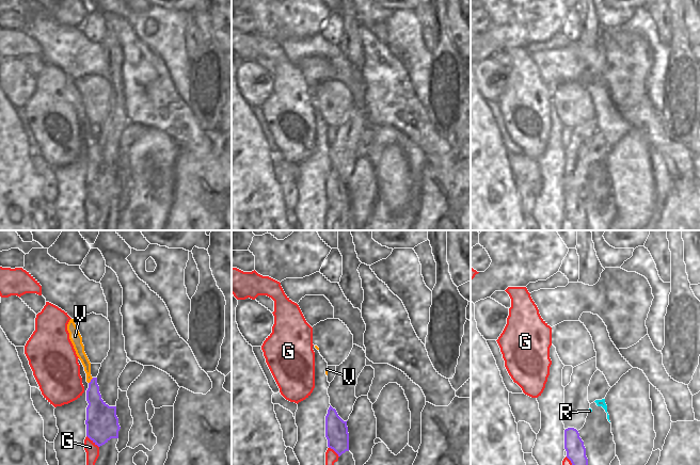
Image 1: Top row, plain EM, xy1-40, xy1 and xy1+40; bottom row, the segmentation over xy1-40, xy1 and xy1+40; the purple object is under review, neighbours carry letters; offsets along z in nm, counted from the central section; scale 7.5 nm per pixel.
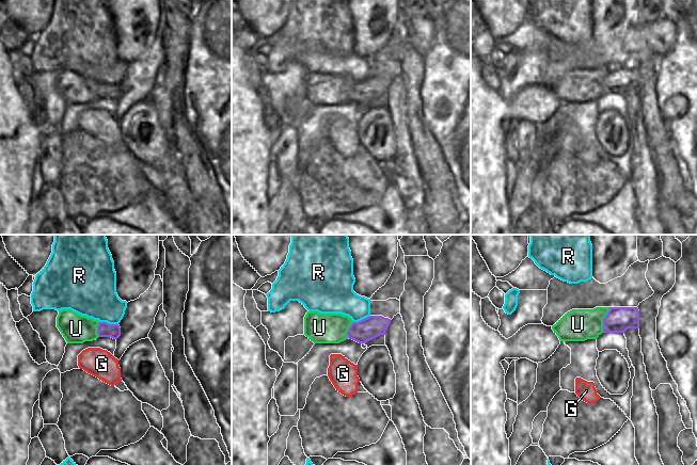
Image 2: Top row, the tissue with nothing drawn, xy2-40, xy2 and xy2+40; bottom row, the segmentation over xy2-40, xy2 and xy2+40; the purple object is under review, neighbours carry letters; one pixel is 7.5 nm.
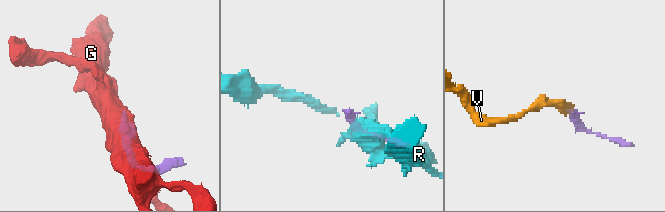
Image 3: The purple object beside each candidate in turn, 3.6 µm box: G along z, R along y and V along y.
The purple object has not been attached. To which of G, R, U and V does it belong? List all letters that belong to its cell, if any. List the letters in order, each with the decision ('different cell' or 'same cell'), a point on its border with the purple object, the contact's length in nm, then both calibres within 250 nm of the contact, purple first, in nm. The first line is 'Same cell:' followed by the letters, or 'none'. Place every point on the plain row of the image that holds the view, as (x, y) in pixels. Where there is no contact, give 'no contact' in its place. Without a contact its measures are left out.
Same cell: V
G: different cell; contact xy1-40 (93, 203); length 130 nm; calibres 240 and 100 nm
R: different cell; contact xy2-40 (108, 84); length 150 nm; calibres 110 and 340 nm
U: different cell; contact xy2+40 (603, 81); length 200 nm; calibres 190 and 240 nm
V: same cell; contact xy1-40 (91, 142); length 60 nm; calibres 180 and 70 nm

